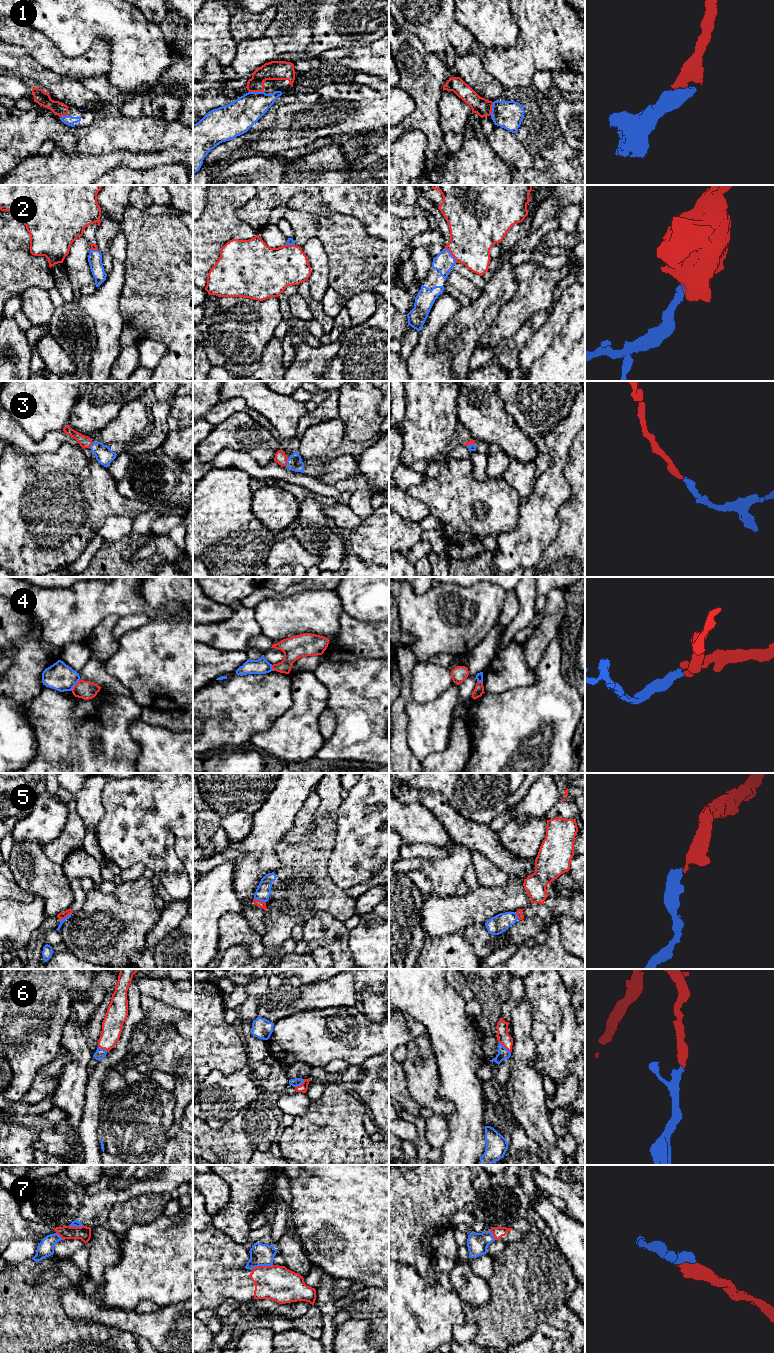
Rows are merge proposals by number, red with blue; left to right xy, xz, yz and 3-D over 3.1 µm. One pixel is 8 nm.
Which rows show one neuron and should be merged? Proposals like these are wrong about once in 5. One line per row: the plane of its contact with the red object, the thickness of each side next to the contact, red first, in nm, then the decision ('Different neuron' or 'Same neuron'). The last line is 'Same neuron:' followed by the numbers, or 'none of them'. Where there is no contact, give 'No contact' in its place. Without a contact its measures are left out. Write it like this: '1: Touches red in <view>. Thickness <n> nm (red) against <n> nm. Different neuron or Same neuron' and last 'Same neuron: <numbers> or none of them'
1: Touches red in xz. Thickness 160 nm (red) against 260 nm. Same neuron
2: Touches red in yz. Thickness 380 nm (red) against 160 nm. Same neuron
3: Touches red in xz. Thickness 100 nm (red) against 120 nm. Same neuron
4: Touches red in xy. Thickness 150 nm (red) against 220 nm. Same neuron
5: Touches red in xy. Thickness 60 nm (red) against 40 nm. Different neuron
6: Touches red in yz. Thickness 100 nm (red) against 90 nm. Same neuron
7: Touches red in xz. Thickness 280 nm (red) against 180 nm. Different neuron
Same neuron: 1, 2, 3, 4, 6

